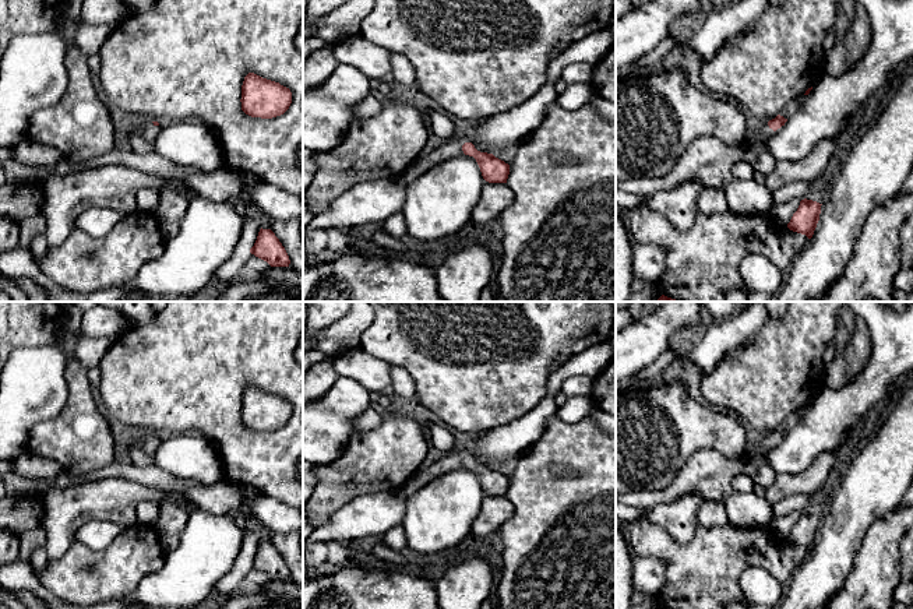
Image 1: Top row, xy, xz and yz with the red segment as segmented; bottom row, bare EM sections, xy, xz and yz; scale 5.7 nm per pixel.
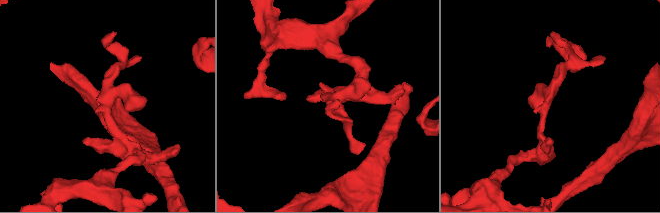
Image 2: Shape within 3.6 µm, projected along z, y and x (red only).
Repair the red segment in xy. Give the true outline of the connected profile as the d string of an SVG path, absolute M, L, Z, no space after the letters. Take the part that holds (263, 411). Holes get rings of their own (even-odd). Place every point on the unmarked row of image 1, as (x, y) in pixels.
M254 386L242 398L242 423L251 430L272 432L283 427L292 416L292 405L279 395Z

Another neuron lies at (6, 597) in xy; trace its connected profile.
M8 589L0 594L0 602L7 605L10 609L27 609L27 606Z

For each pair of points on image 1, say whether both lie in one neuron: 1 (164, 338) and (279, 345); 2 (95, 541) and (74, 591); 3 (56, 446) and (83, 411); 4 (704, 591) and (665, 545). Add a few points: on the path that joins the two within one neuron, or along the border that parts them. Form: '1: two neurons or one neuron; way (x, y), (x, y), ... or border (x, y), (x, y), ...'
1: one neuron; way (193, 338), (250, 338)
2: two neurons; border (120, 531), (101, 549), (90, 549), (76, 541)
3: one neuron; way (64, 437), (81, 419)
4: one neuron; way (700, 580), (676, 556)

